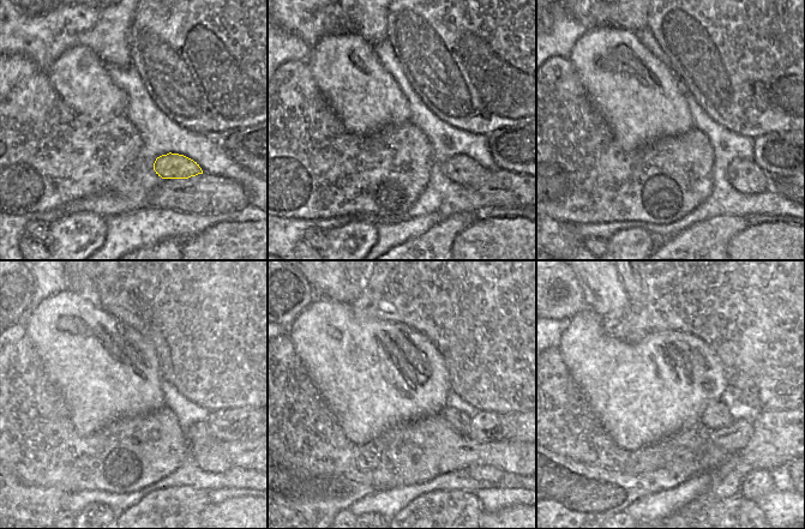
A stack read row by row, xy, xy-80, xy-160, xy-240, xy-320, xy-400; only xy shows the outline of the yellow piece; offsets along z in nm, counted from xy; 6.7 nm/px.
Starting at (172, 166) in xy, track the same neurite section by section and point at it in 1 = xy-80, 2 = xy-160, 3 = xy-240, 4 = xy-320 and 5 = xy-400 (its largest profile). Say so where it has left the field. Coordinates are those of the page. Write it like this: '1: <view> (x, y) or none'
1: xy-80 (461, 169)
2: xy-160 (745, 176)
3: xy-240 (206, 451)
4: xy-320 (488, 473)
5: xy-400 (757, 482)

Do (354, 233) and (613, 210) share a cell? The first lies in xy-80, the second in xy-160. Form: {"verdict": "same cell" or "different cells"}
{"verdict": "different cells"}

